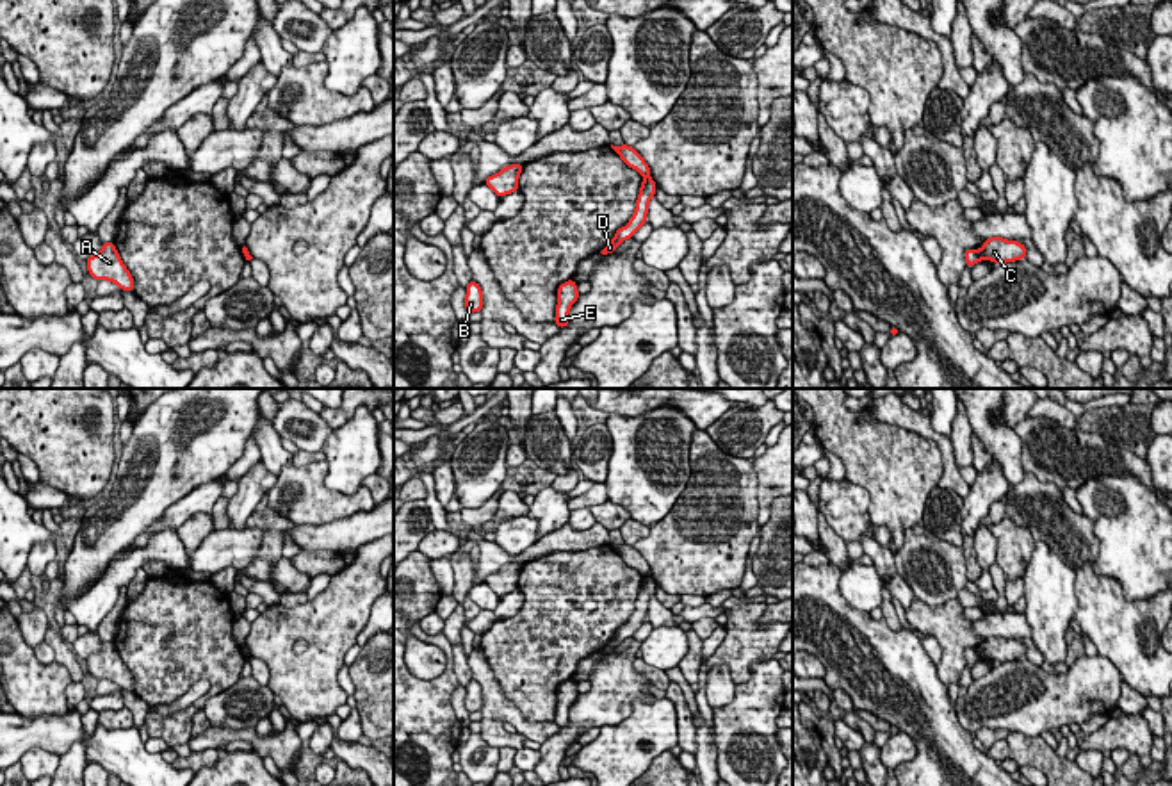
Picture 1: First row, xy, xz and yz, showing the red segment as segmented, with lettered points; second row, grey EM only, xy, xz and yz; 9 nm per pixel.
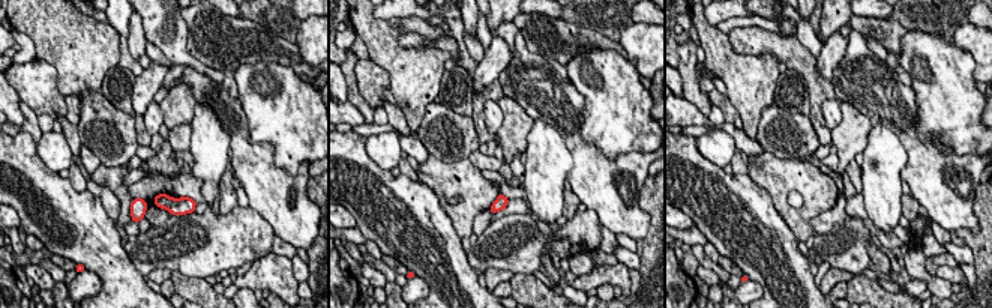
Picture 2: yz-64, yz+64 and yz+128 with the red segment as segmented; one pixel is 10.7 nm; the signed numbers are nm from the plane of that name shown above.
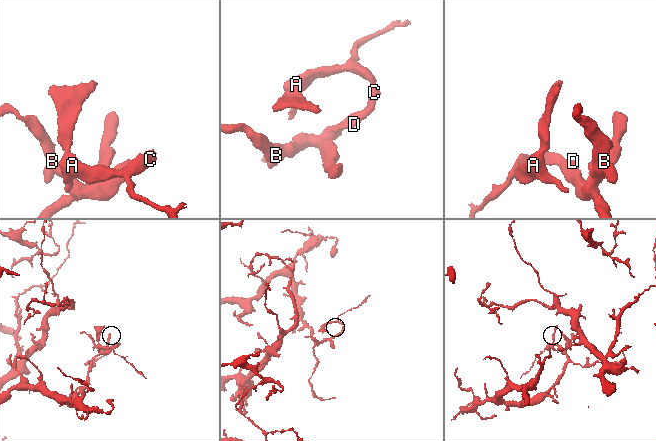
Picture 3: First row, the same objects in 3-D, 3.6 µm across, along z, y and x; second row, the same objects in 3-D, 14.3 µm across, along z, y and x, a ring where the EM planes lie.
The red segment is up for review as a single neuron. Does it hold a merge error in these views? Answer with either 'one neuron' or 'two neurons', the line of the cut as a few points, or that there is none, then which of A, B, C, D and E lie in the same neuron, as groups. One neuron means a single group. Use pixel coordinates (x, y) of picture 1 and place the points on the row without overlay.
two neurons; cut yz (976, 649), (980, 658); groups A / B C D E

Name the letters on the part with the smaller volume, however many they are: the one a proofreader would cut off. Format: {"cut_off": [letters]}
{"cut_off": ["A"]}

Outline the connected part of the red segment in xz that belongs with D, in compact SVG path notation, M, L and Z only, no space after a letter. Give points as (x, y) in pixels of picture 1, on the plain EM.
M643 576L632 617L625 626L616 629L611 642L600 651L602 654L613 652L623 640L634 636L634 633L647 622L648 602L655 595L655 588L657 585L652 576Z

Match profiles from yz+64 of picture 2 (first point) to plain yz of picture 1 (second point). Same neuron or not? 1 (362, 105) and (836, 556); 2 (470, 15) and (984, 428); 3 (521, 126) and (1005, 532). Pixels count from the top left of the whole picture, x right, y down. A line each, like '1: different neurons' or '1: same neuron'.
1: same neuron
2: different neurons
3: same neuron

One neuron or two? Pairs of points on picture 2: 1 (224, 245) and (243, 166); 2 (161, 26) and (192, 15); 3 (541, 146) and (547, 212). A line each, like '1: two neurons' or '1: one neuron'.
1: two neurons
2: two neurons
3: one neuron

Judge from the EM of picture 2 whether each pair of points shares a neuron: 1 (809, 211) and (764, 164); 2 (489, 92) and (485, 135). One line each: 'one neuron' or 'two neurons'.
1: one neuron
2: one neuron

